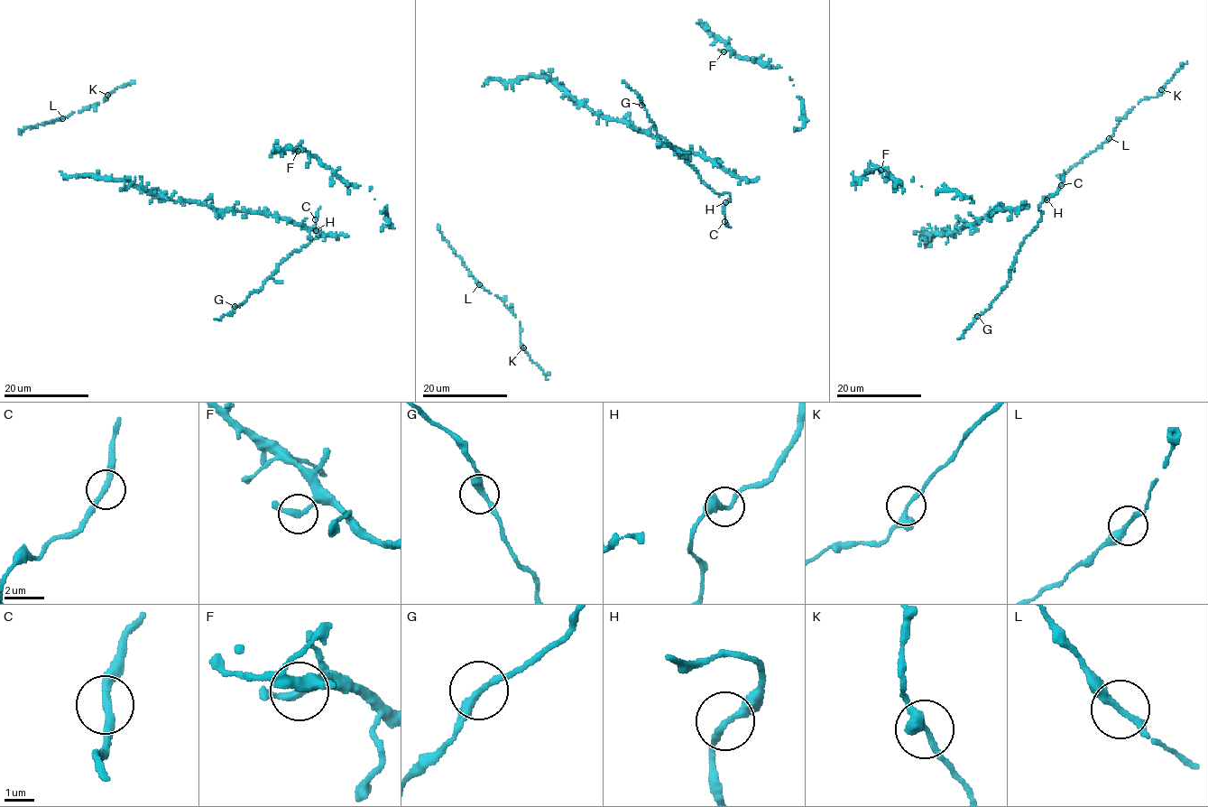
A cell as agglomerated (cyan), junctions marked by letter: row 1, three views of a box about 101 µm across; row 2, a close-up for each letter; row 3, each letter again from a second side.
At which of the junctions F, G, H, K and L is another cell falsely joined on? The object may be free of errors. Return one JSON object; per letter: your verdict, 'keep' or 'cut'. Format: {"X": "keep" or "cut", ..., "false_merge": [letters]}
{"F": "keep", "G": "keep", "H": "keep", "K": "keep", "L": "keep", "false_merge": []}

